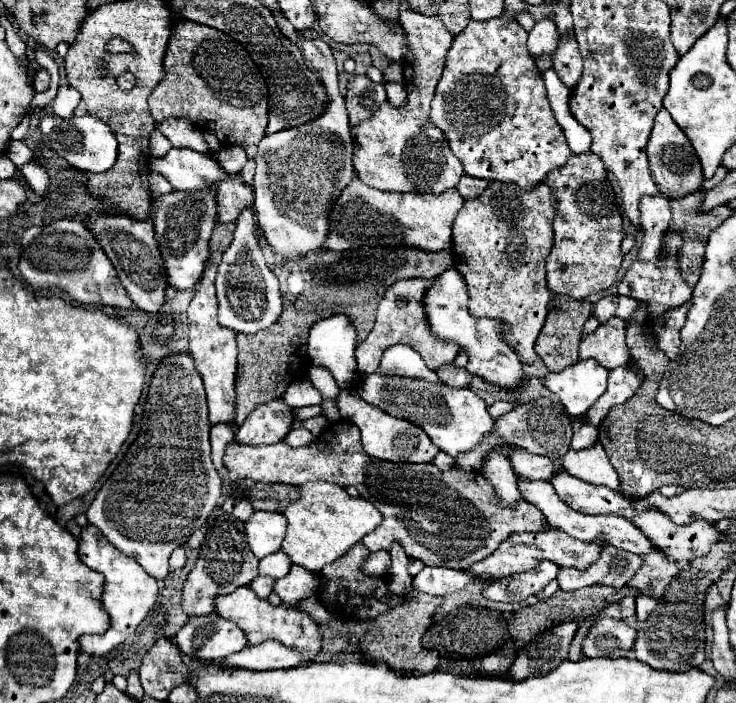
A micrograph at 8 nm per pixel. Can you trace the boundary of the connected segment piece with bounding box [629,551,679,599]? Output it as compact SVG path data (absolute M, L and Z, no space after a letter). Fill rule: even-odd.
M661 551L643 555L643 567L629 581L629 587L647 591L647 597L661 599L665 587L677 577L679 567L673 559L667 559Z

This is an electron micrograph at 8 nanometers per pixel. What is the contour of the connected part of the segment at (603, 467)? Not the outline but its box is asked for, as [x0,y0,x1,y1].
[561,441,619,489]

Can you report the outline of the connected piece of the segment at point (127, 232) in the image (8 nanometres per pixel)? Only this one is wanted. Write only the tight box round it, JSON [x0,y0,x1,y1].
[89,217,165,313]

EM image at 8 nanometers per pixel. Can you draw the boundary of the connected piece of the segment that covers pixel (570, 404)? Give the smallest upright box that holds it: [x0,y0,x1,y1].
[543,359,609,417]

